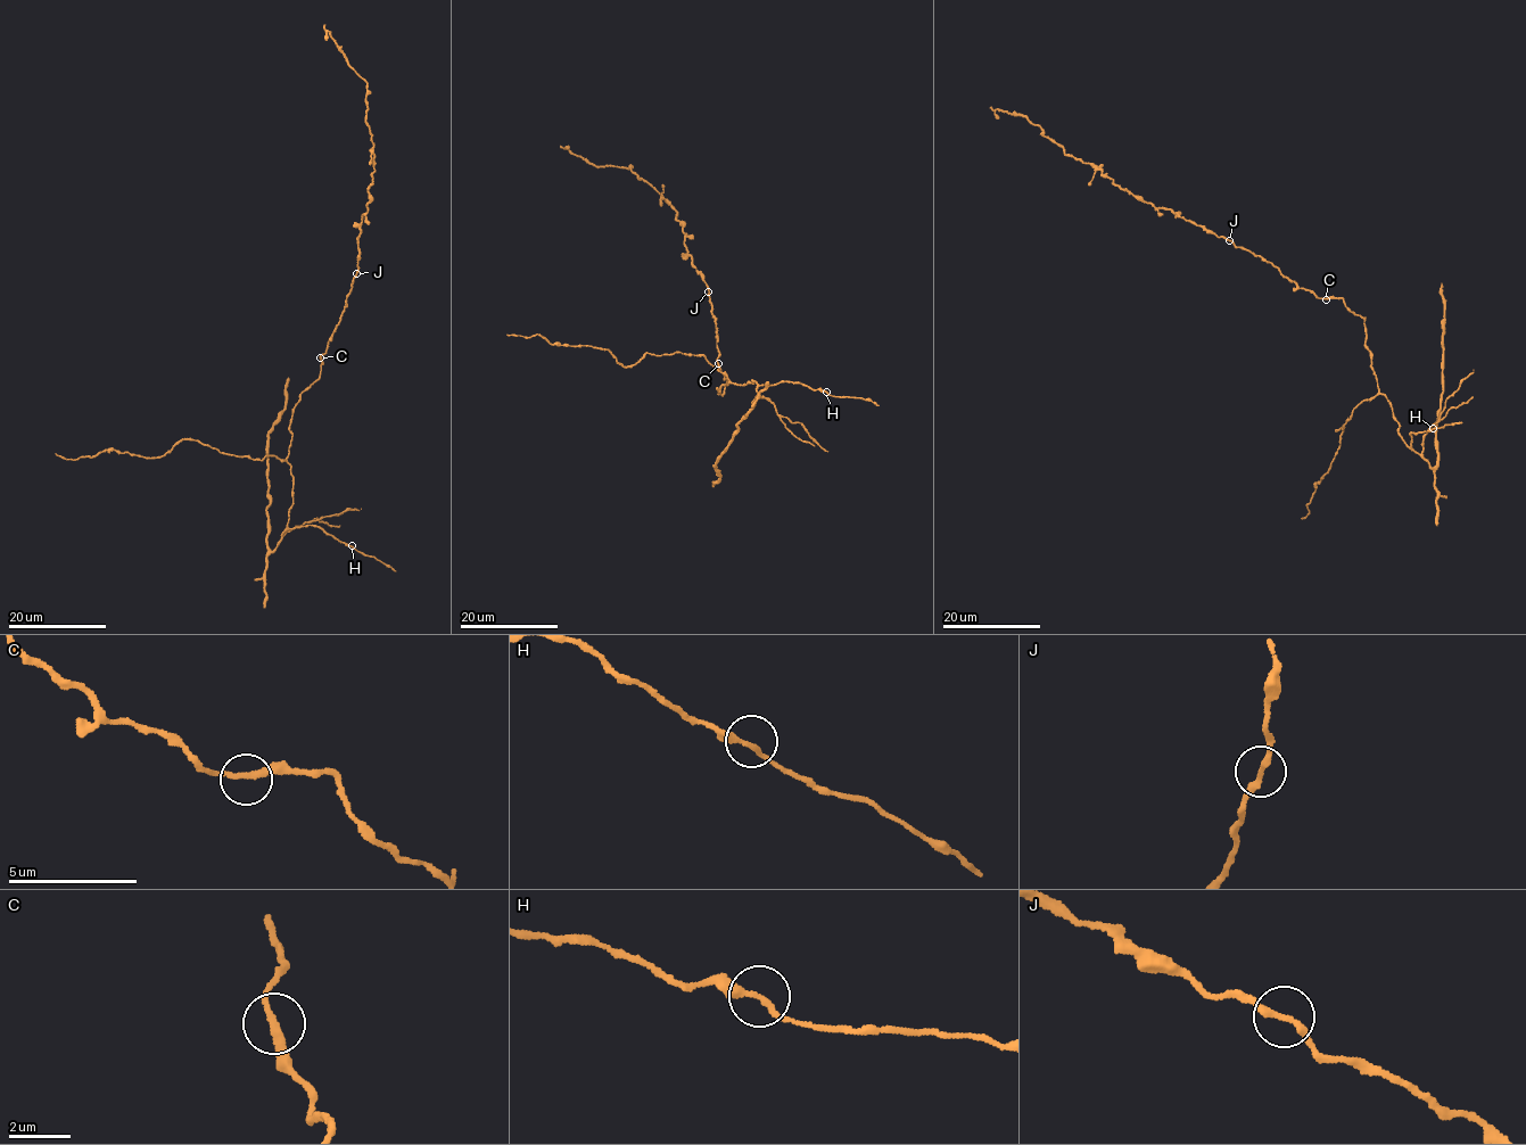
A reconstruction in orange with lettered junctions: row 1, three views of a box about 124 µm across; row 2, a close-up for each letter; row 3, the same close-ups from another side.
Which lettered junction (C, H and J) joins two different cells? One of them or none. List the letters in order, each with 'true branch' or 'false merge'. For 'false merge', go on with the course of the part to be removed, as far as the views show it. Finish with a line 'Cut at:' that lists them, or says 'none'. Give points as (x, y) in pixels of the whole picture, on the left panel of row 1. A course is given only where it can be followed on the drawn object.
C: true branch
H: true branch
J: true branch
Cut at: none

